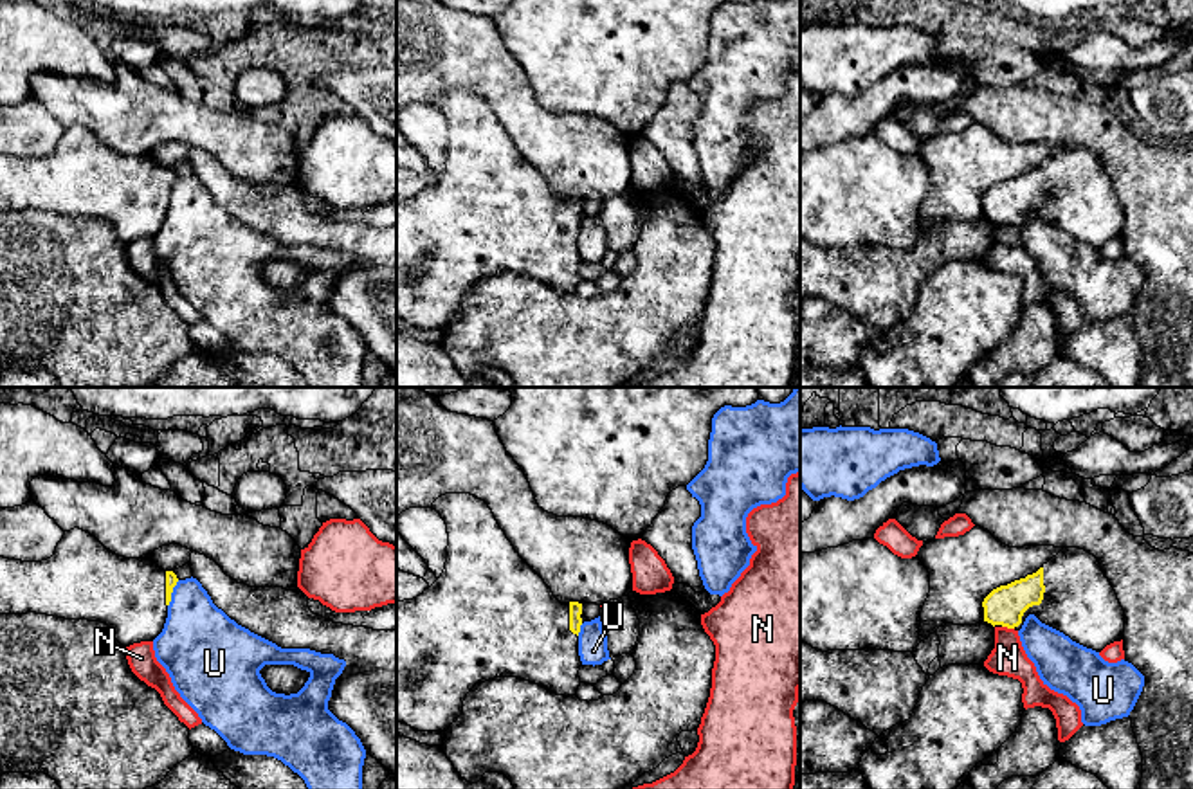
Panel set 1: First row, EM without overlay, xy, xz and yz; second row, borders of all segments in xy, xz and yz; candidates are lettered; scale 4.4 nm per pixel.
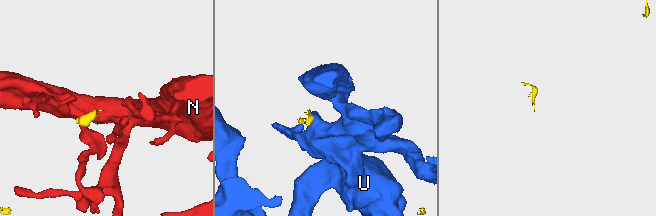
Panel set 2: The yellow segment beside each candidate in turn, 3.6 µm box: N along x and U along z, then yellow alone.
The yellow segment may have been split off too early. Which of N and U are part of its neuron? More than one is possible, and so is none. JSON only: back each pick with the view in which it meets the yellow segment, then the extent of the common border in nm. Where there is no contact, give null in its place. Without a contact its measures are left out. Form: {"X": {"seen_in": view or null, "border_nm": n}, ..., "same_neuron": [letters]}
{"same_neuron": []}

